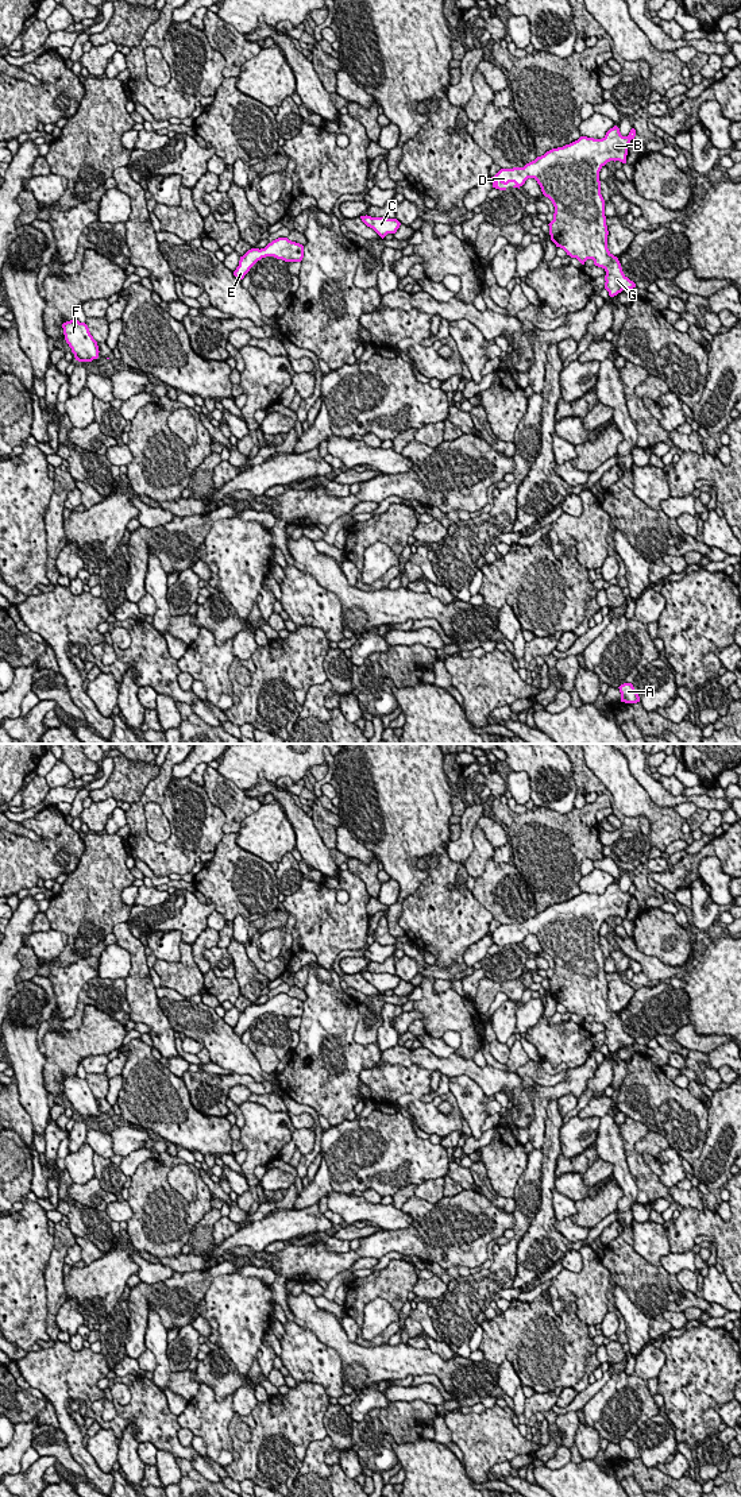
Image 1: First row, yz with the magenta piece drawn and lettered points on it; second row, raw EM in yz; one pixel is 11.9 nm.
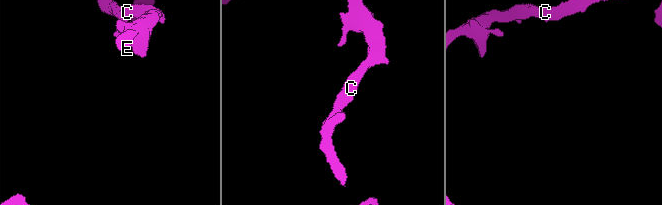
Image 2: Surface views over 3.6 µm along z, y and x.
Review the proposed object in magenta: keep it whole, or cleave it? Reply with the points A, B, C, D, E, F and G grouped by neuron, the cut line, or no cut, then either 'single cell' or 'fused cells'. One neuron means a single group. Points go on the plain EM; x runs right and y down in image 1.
groups A B C D E F G; cut none; single cell

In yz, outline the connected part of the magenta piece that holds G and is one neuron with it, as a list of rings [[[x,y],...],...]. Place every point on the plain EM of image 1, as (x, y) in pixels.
[[[614,881],[602,895],[580,892],[570,900],[547,907],[524,923],[501,925],[491,933],[493,944],[499,946],[506,946],[505,942],[509,938],[514,938],[513,944],[520,945],[528,934],[537,937],[543,950],[555,962],[553,976],[548,980],[551,996],[582,1020],[587,1015],[593,1015],[595,1022],[602,1023],[606,1027],[605,1045],[610,1053],[617,1052],[622,1046],[636,1043],[636,1039],[624,1030],[618,1014],[607,1004],[609,987],[605,972],[605,956],[601,950],[599,927],[610,917],[626,919],[628,903],[634,892],[634,884],[630,886],[628,892],[622,892],[620,884]]]

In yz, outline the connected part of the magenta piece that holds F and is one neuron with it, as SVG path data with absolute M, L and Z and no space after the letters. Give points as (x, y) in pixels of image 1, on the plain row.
M77 1074L62 1080L65 1096L72 1104L76 1116L92 1118L99 1114L97 1097L89 1088L85 1079L80 1079Z

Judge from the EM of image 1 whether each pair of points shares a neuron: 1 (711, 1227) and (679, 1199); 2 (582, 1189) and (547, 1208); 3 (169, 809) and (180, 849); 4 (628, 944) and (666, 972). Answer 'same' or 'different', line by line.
1: different
2: different
3: same
4: same

